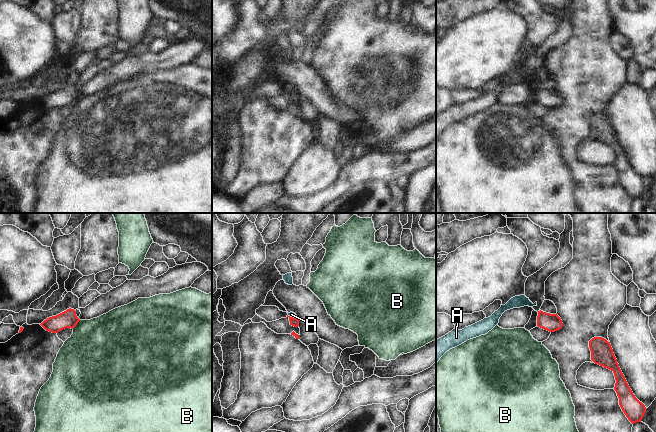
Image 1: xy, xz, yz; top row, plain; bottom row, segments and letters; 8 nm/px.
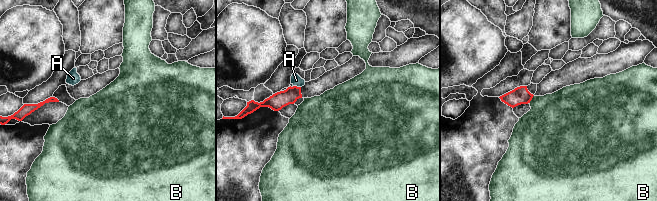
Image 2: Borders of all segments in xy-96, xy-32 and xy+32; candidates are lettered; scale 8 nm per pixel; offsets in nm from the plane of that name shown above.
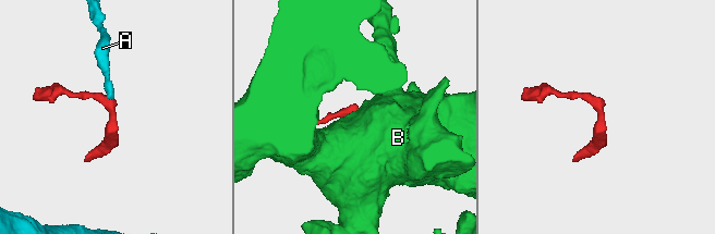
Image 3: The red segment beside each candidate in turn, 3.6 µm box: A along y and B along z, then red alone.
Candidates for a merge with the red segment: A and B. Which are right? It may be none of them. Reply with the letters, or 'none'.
A

